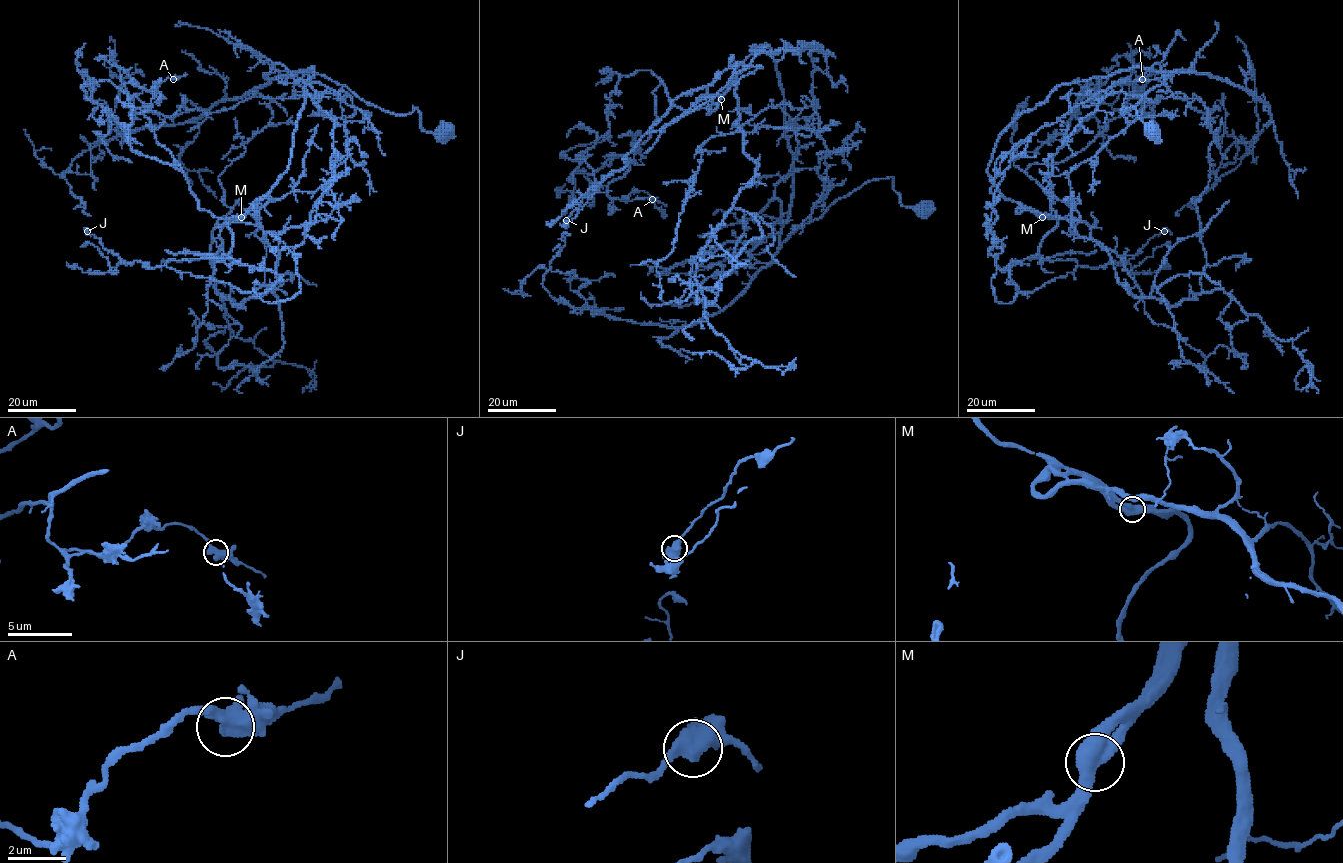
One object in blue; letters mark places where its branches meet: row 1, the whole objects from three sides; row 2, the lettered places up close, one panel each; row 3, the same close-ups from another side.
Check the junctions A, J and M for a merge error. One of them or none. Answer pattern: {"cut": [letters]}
{"cut": ["M"]}

